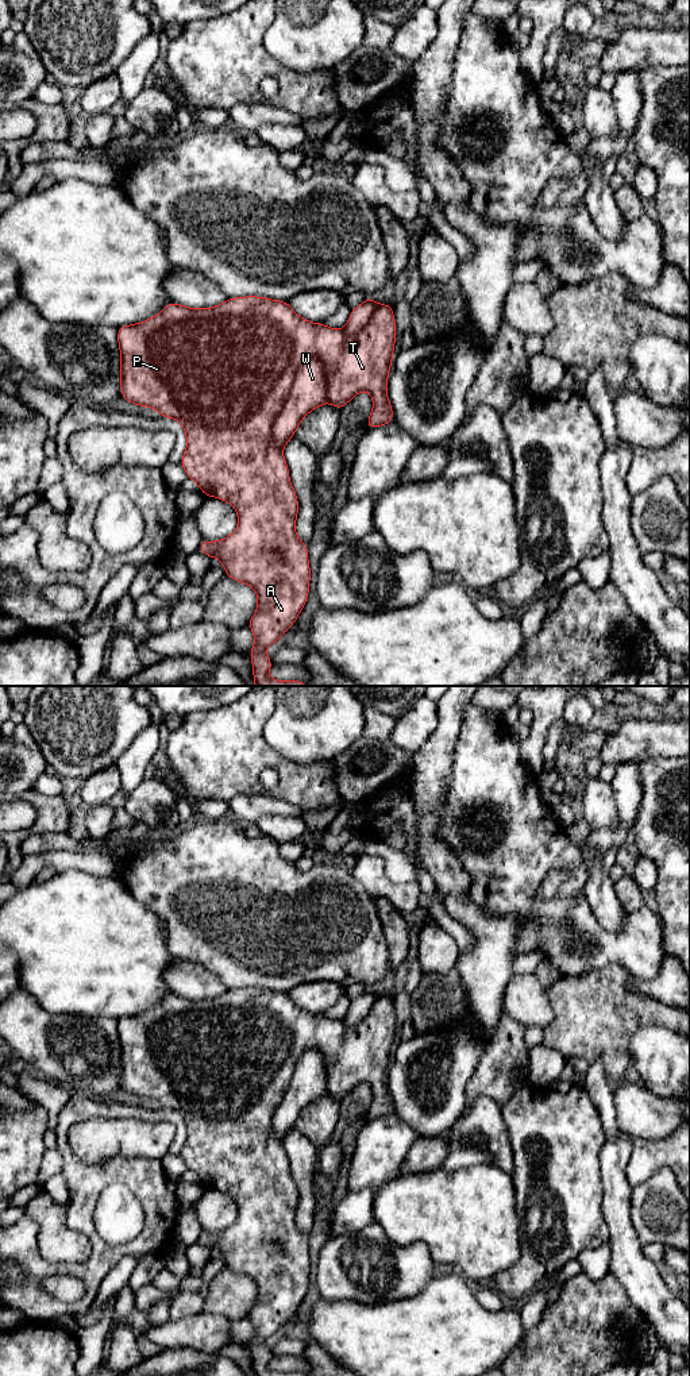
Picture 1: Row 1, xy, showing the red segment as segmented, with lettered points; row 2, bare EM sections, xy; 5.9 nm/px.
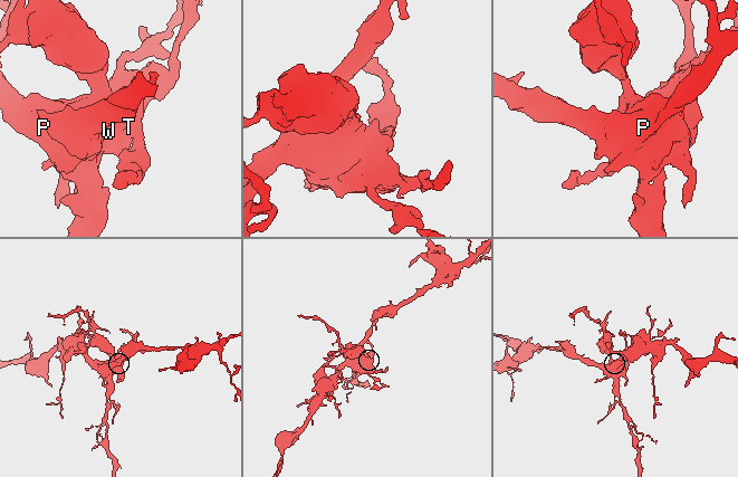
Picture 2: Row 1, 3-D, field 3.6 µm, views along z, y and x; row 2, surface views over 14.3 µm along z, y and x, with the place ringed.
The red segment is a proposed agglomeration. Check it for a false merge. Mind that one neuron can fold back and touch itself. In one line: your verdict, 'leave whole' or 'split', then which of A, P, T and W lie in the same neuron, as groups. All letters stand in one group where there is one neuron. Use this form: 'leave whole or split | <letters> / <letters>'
split | A P T / W

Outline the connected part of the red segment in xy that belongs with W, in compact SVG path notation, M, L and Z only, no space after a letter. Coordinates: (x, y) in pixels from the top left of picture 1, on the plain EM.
M308 1048L297 1061L292 1080L273 1115L274 1137L282 1141L294 1128L301 1111L327 1094L327 1065L317 1048Z

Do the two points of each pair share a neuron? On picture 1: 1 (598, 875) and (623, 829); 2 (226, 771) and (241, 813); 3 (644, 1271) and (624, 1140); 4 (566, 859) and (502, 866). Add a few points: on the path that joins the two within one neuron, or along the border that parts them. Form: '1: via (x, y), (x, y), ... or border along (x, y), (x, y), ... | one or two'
1: border along (601, 856), (586, 866) | two
2: border along (265, 791), (238, 794), (228, 802) | two
3: via (624, 1238), (617, 1214), (617, 1172) | one
4: via (550, 859), (519, 859) | one

